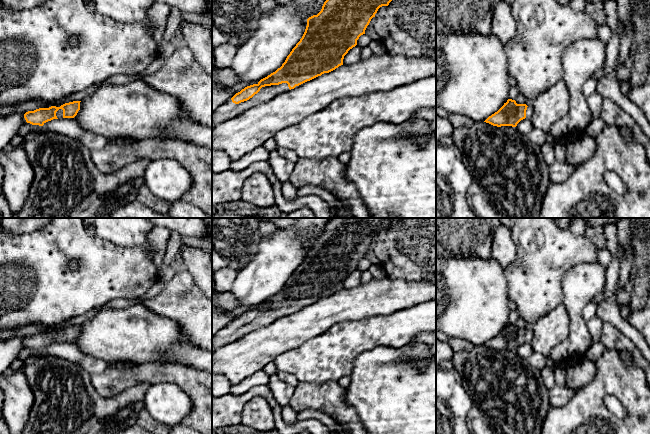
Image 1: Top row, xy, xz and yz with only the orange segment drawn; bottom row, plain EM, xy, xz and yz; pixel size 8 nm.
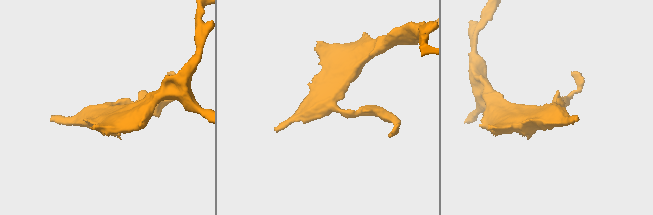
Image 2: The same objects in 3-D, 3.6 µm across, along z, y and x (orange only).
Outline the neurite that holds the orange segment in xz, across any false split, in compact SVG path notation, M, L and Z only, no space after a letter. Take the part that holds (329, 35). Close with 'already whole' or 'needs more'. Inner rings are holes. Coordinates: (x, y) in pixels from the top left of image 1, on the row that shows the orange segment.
M326 0L321 11L307 19L305 32L275 72L261 79L257 84L245 87L212 113L215 126L233 119L250 108L268 102L280 93L329 73L343 65L344 56L357 45L357 40L375 17L378 9L388 6L392 0Z; needs more

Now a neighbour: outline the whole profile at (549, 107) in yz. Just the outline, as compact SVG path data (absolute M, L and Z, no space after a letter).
M563 79L538 95L533 100L531 122L534 128L549 133L553 124L567 115L569 110L569 91Z

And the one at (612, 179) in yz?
M606 171L604 174L604 179L606 183L614 189L619 194L625 194L626 193L626 187L623 183L623 181L620 179L620 177L612 172L612 171Z

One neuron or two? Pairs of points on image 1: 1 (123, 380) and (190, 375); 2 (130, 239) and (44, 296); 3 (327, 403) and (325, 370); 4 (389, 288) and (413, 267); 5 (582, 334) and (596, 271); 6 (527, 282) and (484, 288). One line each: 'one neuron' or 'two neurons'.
1: one neuron
2: two neurons
3: two neurons
4: two neurons
5: one neuron
6: two neurons

